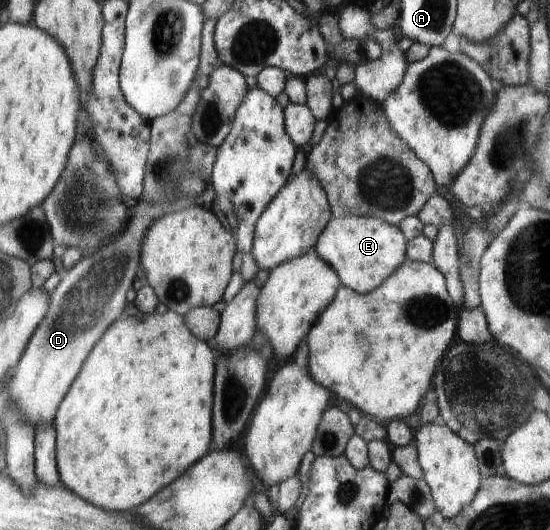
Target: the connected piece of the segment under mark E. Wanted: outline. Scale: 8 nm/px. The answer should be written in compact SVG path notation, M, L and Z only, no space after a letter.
M351 215L333 218L320 235L314 251L335 270L346 287L356 289L356 293L368 293L396 273L404 261L407 245L399 226L380 218Z

